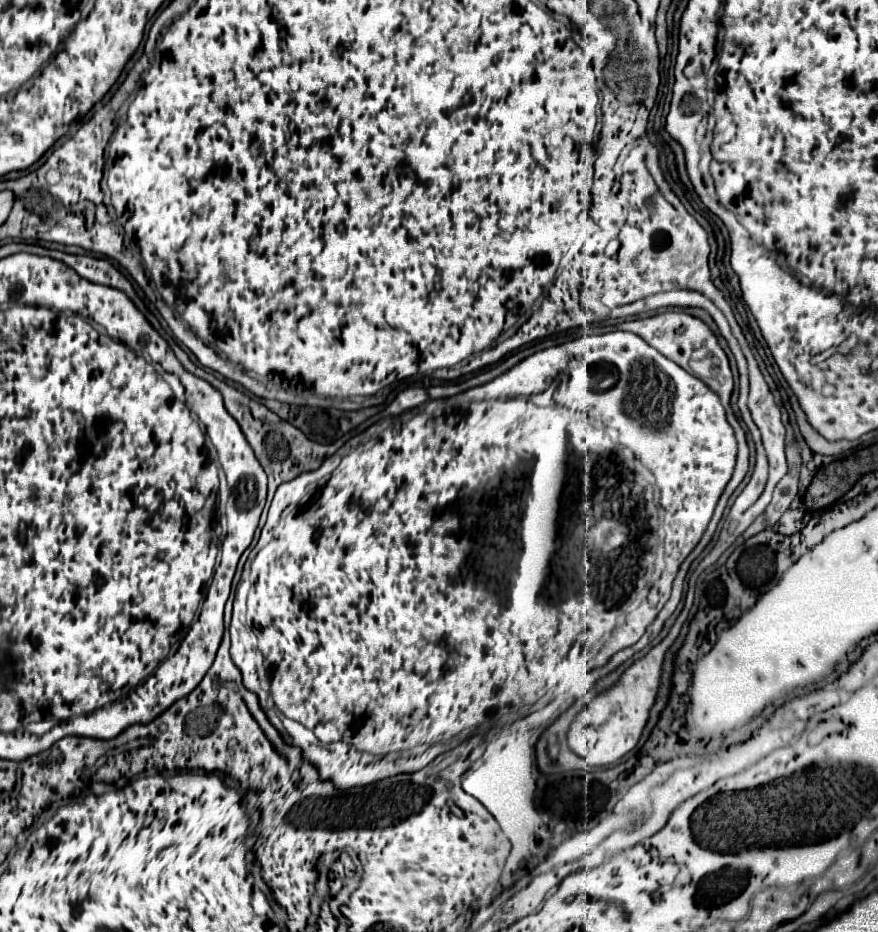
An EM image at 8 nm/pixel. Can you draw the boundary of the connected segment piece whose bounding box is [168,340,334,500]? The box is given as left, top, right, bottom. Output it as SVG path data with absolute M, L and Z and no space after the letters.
M168 340L168 344L170 344L170 348L172 348L174 354L176 354L176 358L182 362L182 366L184 366L188 372L192 372L194 376L200 376L200 378L208 380L208 382L210 382L216 390L220 390L220 394L224 396L224 406L226 406L226 410L228 410L228 412L236 418L236 422L240 424L240 428L242 428L242 432L244 432L248 444L252 446L252 450L254 450L258 462L262 464L264 472L268 474L268 500L272 498L272 494L276 492L276 488L278 488L280 484L294 480L294 478L300 476L302 472L310 472L310 470L320 468L320 464L324 462L324 458L334 452L334 448L330 448L330 446L322 446L322 444L318 444L318 442L308 440L298 428L294 428L290 422L280 420L280 418L278 418L274 412L270 412L264 404L260 404L260 402L252 400L252 398L248 398L246 394L242 394L242 392L238 392L236 388L228 386L226 382L218 380L214 374L210 374L210 372L206 372L204 368L192 364L190 358L188 358L188 354L186 354L174 340L172 340L172 342Z

